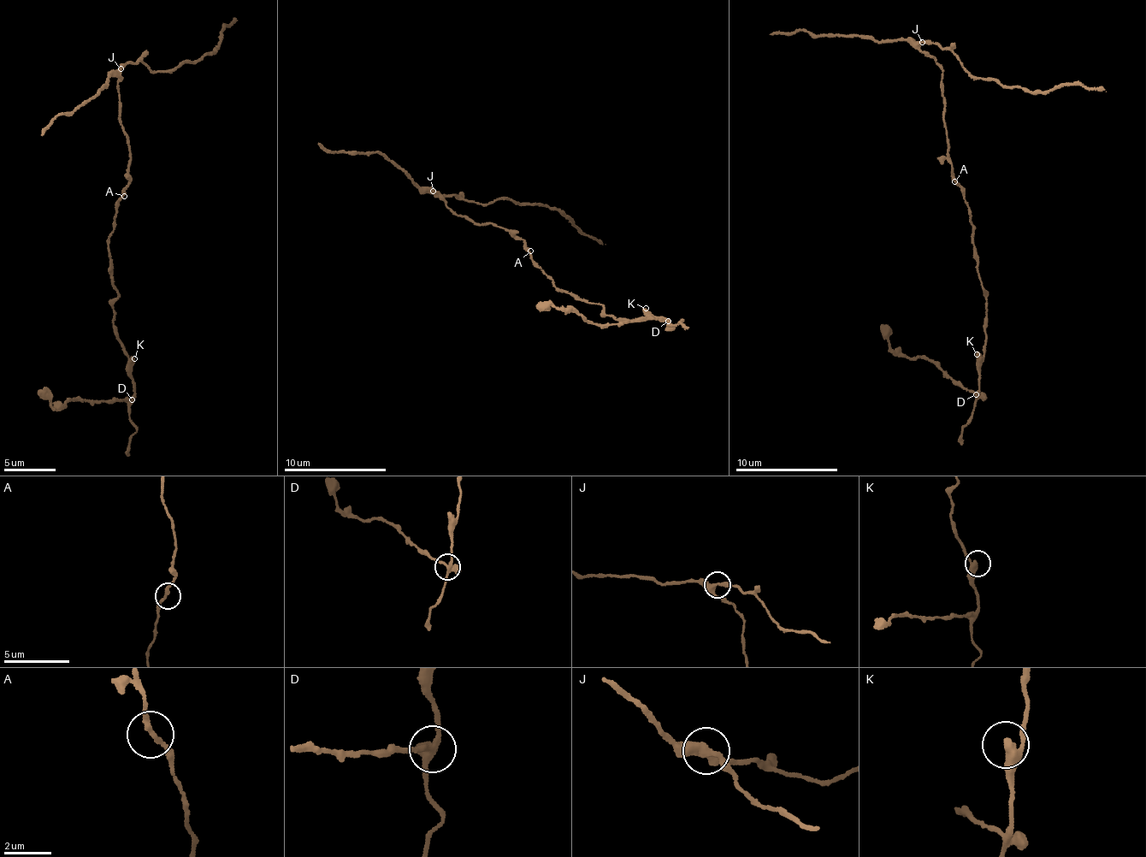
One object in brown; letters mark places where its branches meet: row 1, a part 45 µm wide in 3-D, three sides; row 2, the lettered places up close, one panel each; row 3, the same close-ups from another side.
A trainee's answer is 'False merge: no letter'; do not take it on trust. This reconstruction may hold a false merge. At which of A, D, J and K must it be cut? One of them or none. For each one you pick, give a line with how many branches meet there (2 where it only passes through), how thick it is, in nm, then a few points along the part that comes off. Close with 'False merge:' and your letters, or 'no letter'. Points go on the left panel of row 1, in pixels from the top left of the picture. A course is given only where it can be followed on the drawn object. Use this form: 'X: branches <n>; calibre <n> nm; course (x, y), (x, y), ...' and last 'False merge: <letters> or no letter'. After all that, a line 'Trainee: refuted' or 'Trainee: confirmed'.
D: branches 3; calibre 280 nm; course (132, 400), (73, 402), (52, 407), (51, 399), (38, 389)
False merge: D
Trainee: refuted

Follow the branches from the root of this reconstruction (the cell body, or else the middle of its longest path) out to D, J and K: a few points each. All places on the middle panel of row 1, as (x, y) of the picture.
D: (527, 251), (556, 286), (602, 304), (607, 316), (619, 322), (647, 316), (667, 320)
J: (527, 251), (523, 249), (523, 241), (504, 227), (490, 222), (487, 225), (475, 222), (458, 214), (433, 191)
K: (527, 251), (556, 286), (602, 304), (607, 316), (619, 322), (640, 320), (647, 316), (646, 308)

